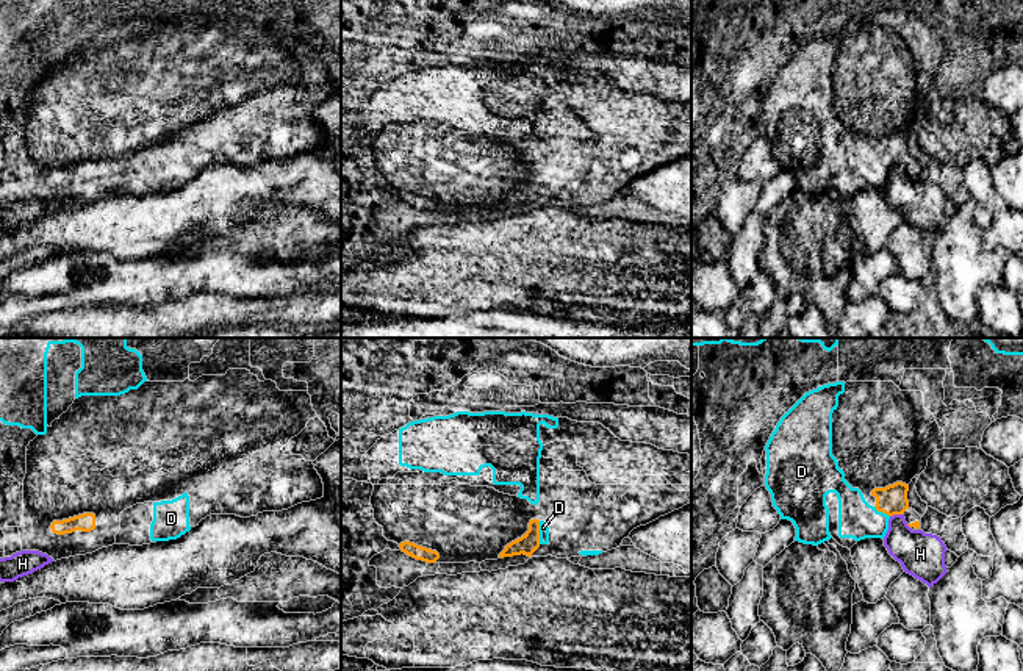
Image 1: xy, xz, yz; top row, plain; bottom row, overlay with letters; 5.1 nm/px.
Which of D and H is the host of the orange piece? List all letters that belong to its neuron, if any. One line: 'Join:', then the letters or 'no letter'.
Join: no letter

